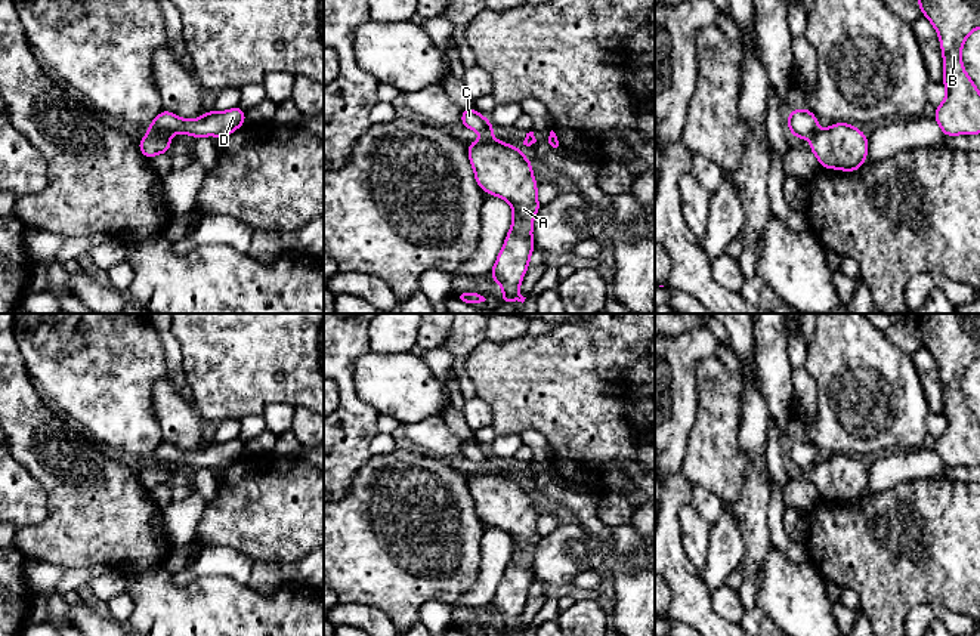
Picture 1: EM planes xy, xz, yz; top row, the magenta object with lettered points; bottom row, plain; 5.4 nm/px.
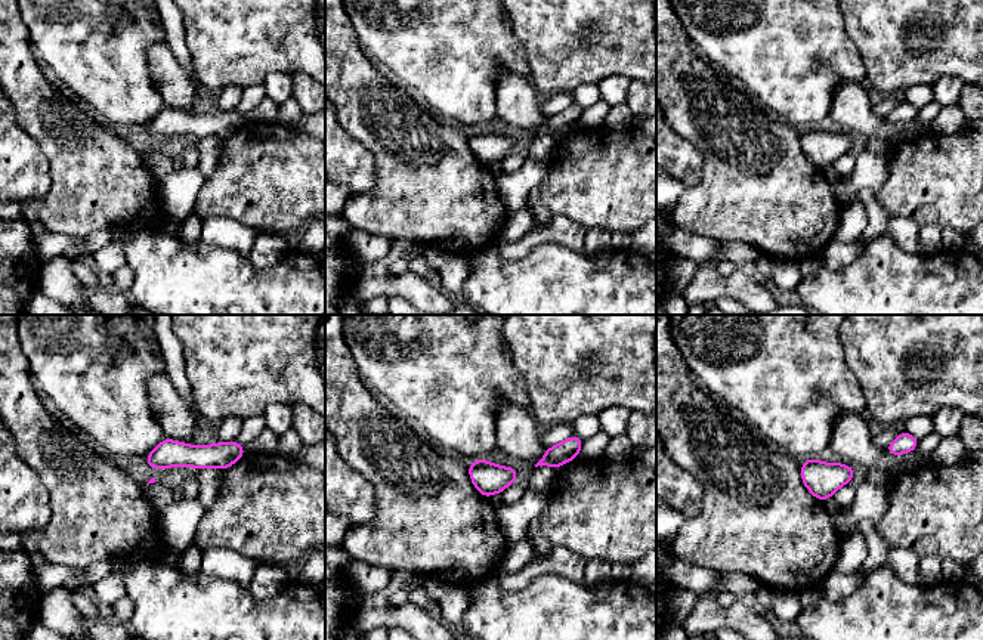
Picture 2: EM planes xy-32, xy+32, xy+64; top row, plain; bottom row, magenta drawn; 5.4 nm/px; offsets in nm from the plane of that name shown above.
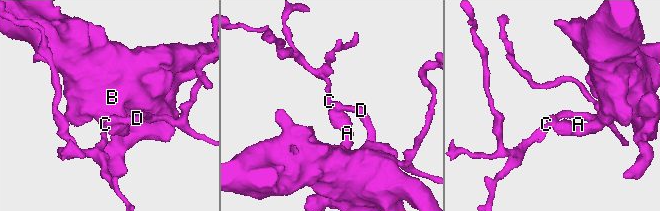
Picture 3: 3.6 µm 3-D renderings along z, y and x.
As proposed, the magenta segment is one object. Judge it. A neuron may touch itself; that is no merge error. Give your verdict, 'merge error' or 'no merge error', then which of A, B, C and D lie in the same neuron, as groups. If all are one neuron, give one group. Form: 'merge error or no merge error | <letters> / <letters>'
merge error | A B / C D

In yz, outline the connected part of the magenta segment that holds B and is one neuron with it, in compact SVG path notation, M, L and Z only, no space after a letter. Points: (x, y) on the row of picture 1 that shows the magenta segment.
M918 0L921 13L936 28L943 52L946 99L934 109L945 138L980 135L980 90L961 61L967 37L980 28L980 0Z

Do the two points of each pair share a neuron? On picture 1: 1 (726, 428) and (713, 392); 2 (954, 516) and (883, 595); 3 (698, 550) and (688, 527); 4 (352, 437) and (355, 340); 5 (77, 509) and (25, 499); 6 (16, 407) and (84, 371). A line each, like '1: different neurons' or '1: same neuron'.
1: same neuron
2: same neuron
3: same neuron
4: same neuron
5: different neurons
6: different neurons

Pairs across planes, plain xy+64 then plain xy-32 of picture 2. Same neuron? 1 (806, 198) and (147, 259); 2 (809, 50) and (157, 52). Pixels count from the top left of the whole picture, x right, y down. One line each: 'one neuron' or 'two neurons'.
1: two neurons
2: two neurons

